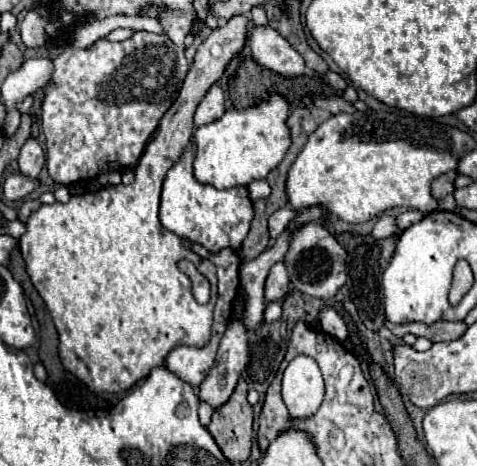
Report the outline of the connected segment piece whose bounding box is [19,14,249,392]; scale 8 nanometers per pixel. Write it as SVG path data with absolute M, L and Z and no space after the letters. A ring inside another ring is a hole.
M239 14L239 16L233 16L233 18L227 20L225 26L215 28L215 30L211 32L211 36L197 48L195 60L193 60L193 64L191 64L191 68L189 68L189 72L187 72L187 78L185 78L185 82L183 82L183 86L181 86L181 92L179 92L177 100L173 102L173 106L171 106L171 108L165 112L165 116L161 118L161 124L159 124L157 132L153 134L153 138L151 138L151 142L147 144L141 160L139 160L137 166L135 166L135 182L133 182L133 184L129 184L129 186L117 184L117 186L107 186L107 188L103 188L103 190L99 190L99 192L95 192L95 194L71 196L71 200L69 200L67 204L59 204L59 202L43 204L39 210L35 210L35 212L29 216L29 220L27 220L27 232L19 238L19 250L21 250L21 254L23 254L23 260L27 262L27 272L29 272L29 276L31 276L31 282L33 282L33 286L37 288L39 296L45 300L47 310L49 310L49 314L51 314L51 318L53 318L53 322L55 322L55 328L57 328L57 332L59 332L59 356L61 356L63 368L69 370L69 372L71 372L75 378L79 378L83 384L87 384L93 392L125 392L125 390L133 388L139 380L147 378L149 372L151 372L155 366L163 366L167 354L169 354L173 348L177 348L177 346L181 346L181 344L201 348L201 346L205 346L205 344L209 342L209 338L211 338L213 306L215 306L215 300L217 300L215 266L213 266L207 258L201 258L201 256L197 256L193 250L185 248L183 242L181 242L181 238L179 238L177 234L173 234L173 232L169 232L167 228L161 226L161 222L159 222L159 200L161 200L161 186L163 186L163 178L165 178L167 170L179 160L179 156L183 154L183 150L191 144L191 136L193 136L193 128L195 128L195 124L193 124L193 114L195 114L197 104L201 102L201 98L205 96L205 92L223 76L227 64L243 50L245 38L247 38L247 26L249 26L249 18L247 18L247 16L241 16L241 14ZM181 258L191 260L191 262L195 264L195 268L211 282L211 298L209 298L207 304L197 304L197 300L195 300L195 296L193 296L193 288L191 288L189 276L177 268L177 262L179 262Z

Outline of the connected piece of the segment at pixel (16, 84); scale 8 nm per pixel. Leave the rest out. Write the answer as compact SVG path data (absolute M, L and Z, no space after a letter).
M49 58L25 60L21 68L17 68L5 78L1 88L3 92L1 100L5 100L5 104L17 104L17 100L23 100L27 94L43 88L51 72L53 72L53 62Z

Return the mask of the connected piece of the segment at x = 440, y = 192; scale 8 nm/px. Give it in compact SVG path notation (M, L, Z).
M453 170L453 172L447 172L447 174L443 174L443 176L439 176L439 178L433 180L431 194L435 196L435 200L443 200L447 194L453 192L453 180L455 180L455 176L457 176L457 172Z

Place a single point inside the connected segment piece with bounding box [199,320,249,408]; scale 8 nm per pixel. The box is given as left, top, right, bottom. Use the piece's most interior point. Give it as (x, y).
(233, 353)

